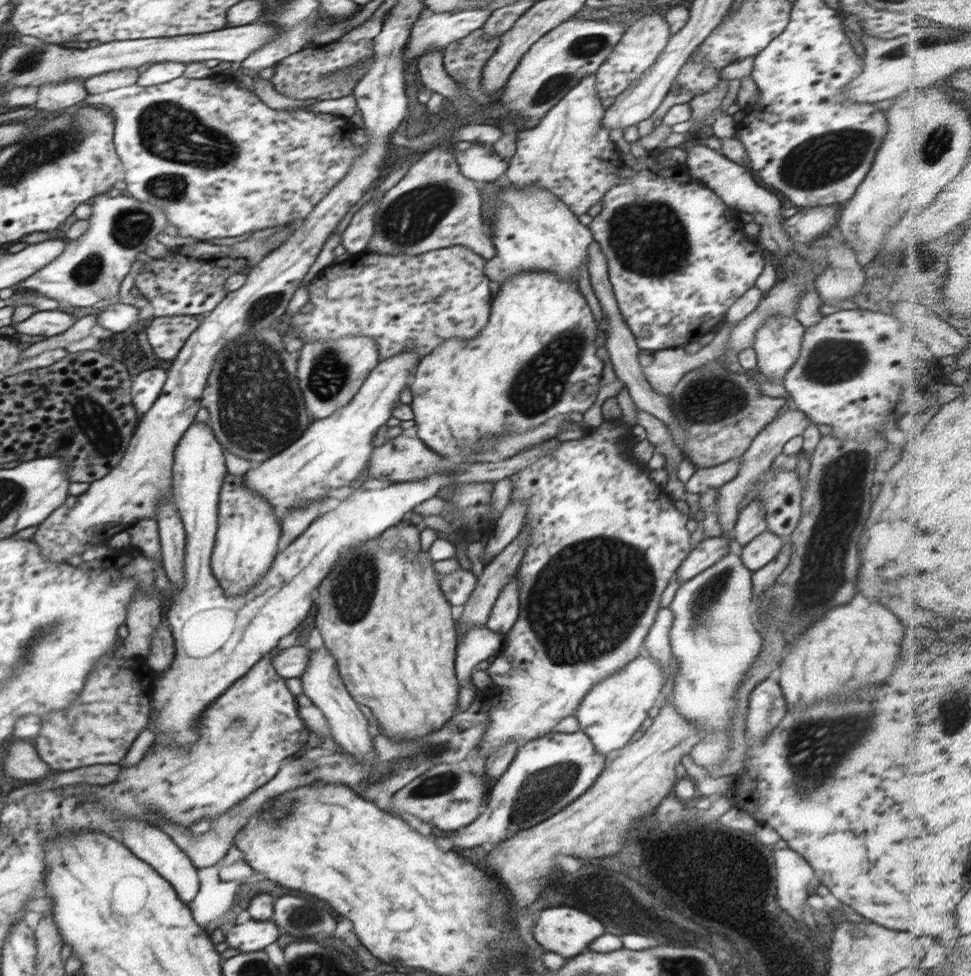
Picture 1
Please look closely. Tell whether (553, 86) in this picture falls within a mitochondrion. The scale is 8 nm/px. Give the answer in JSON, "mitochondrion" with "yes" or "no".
{"mitochondrion":"yes"}

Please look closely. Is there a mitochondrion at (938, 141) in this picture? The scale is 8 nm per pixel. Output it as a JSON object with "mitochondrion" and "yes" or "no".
{"mitochondrion":"yes"}

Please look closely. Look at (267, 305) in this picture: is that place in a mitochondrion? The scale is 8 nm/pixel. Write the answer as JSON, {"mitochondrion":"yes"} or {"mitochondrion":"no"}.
{"mitochondrion":"yes"}

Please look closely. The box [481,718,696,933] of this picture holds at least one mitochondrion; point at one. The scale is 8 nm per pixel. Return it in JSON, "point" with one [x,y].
{"point":[538,794]}

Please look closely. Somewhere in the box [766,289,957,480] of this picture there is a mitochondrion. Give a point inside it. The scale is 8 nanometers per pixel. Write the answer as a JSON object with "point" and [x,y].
{"point":[831,361]}

